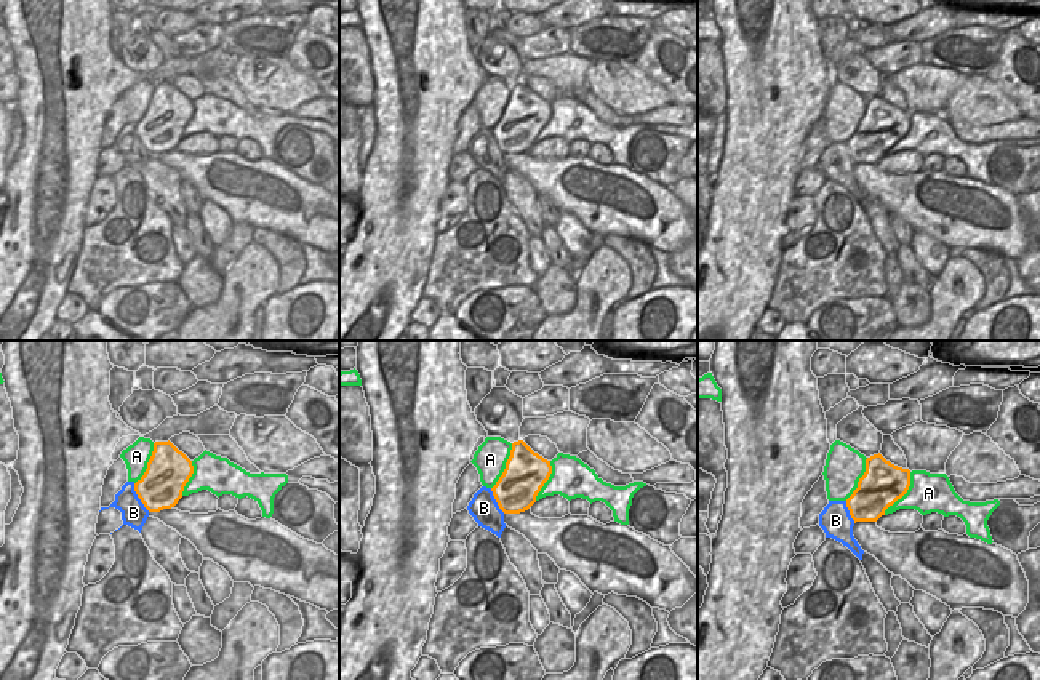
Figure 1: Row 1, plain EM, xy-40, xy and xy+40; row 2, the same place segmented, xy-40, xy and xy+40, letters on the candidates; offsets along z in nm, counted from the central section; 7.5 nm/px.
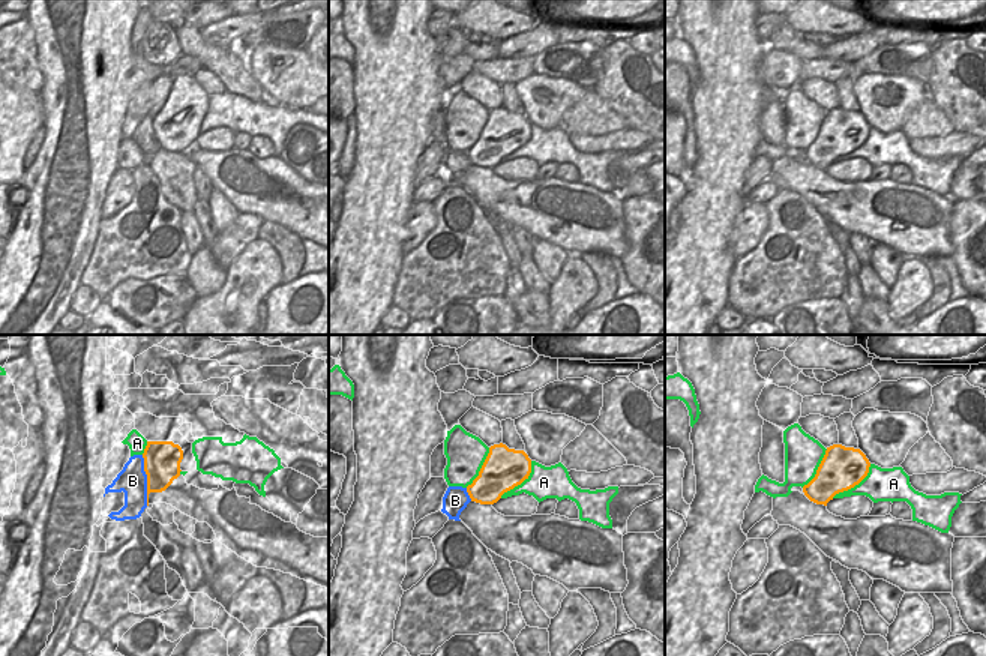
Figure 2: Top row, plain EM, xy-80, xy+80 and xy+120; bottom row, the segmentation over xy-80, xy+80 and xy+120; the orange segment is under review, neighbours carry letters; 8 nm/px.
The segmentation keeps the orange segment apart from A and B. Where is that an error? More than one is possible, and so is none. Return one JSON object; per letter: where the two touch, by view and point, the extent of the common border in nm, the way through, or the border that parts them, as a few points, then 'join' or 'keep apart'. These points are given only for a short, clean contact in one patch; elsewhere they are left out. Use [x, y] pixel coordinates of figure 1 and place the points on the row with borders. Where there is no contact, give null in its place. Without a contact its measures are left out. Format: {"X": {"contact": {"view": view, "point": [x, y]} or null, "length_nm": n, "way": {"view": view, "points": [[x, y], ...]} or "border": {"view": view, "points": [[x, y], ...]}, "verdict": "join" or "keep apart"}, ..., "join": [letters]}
{"A": {"contact": {"view": "xy+40", "point": [903, 495]}, "length_nm": 380, "verdict": "keep apart"}, "B": {"contact": {"view": "xy-40", "point": [138, 496]}, "length_nm": 240, "verdict": "join"}, "join": ["B"]}

